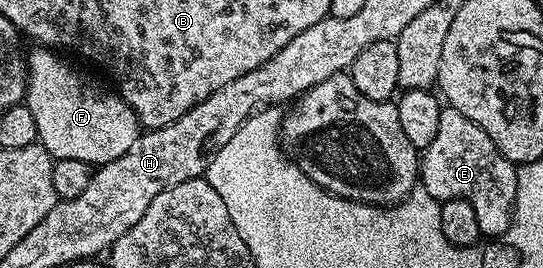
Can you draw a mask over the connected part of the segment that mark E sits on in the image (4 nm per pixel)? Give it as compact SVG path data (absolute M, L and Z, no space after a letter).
M441 107L441 122L429 146L422 149L419 162L419 180L429 194L440 202L465 198L477 214L477 226L487 238L499 238L511 224L511 215L517 198L517 168L493 146L489 134L469 122L461 110Z

